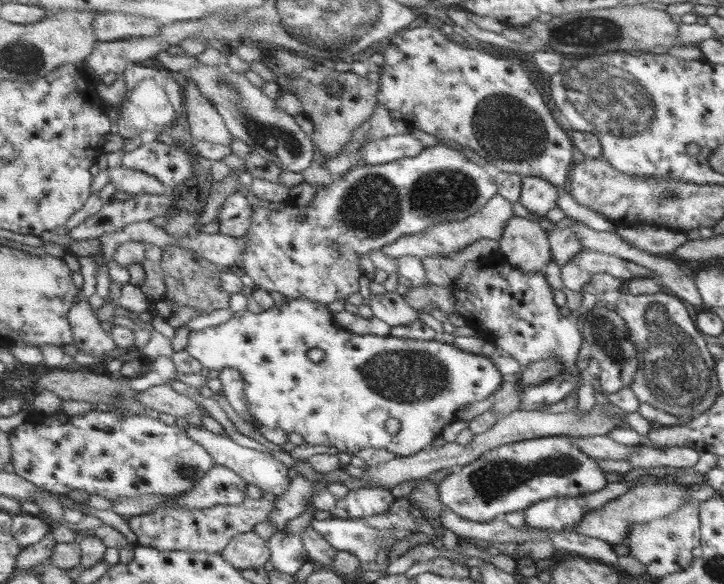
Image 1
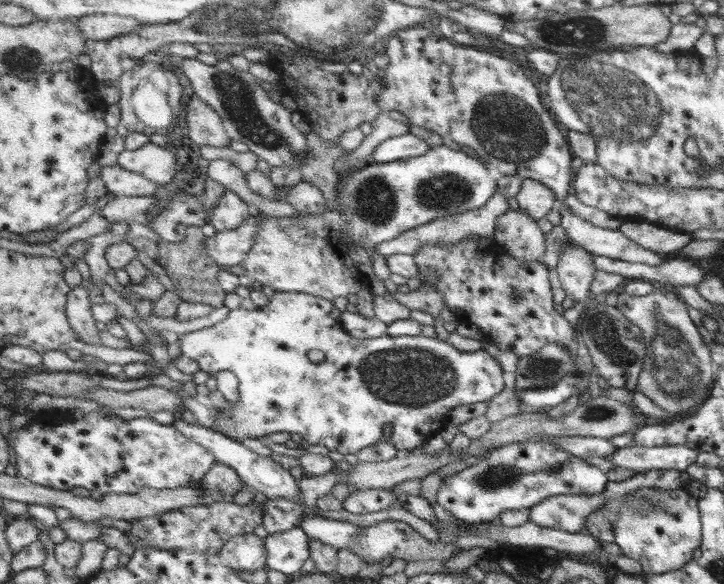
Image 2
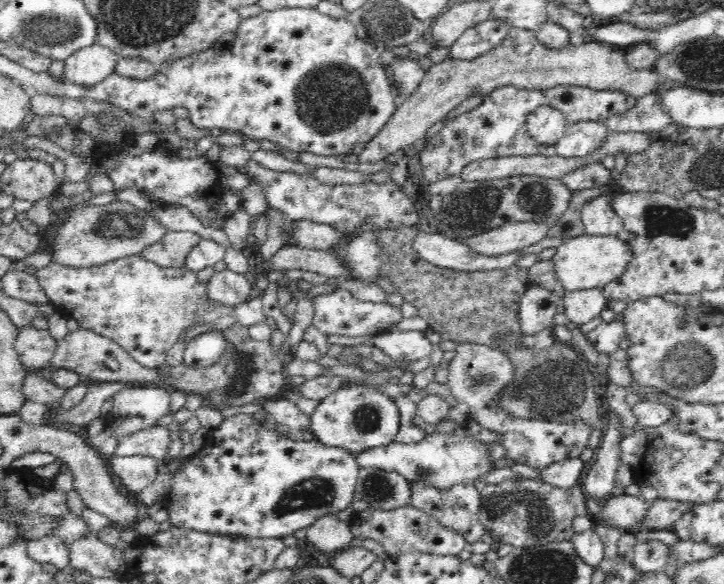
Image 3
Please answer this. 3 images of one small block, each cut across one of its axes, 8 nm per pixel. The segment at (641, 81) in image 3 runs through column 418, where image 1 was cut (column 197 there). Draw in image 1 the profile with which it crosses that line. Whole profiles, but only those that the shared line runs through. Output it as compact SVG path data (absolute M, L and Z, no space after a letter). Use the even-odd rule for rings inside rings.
M191 78L185 87L185 106L190 134L194 140L211 142L230 147L234 136L227 130L218 107L207 98L198 84Z

